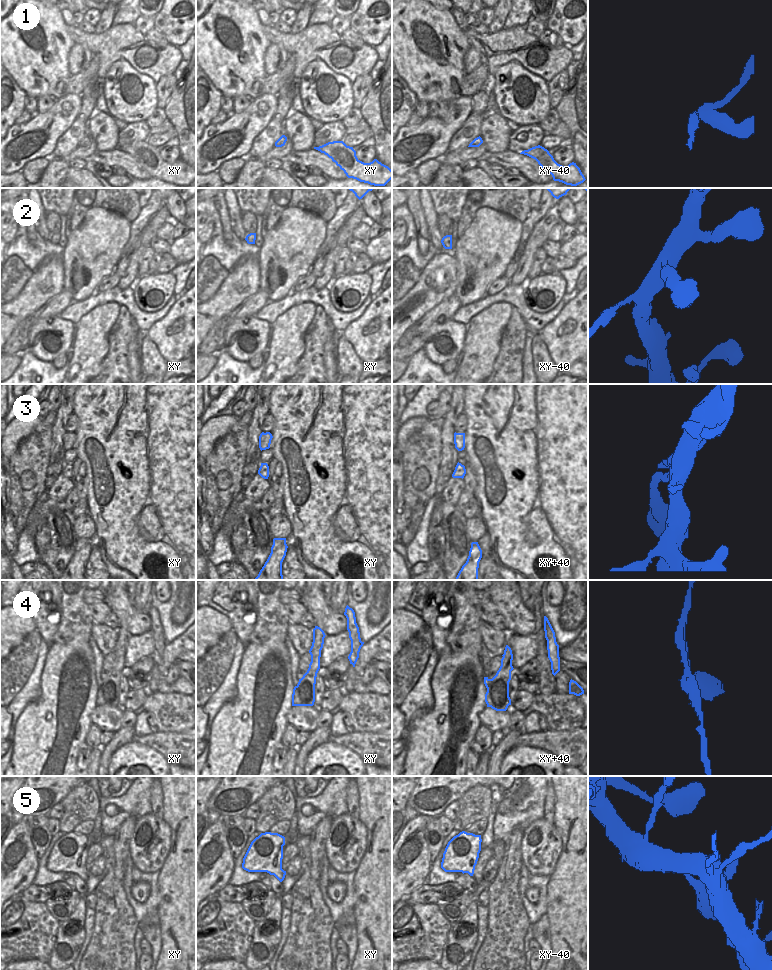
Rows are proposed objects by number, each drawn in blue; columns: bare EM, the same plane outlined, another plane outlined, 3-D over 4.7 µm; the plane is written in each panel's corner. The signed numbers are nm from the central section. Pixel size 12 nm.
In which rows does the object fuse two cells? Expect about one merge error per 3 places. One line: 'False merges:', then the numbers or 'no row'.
False merges: no row.

